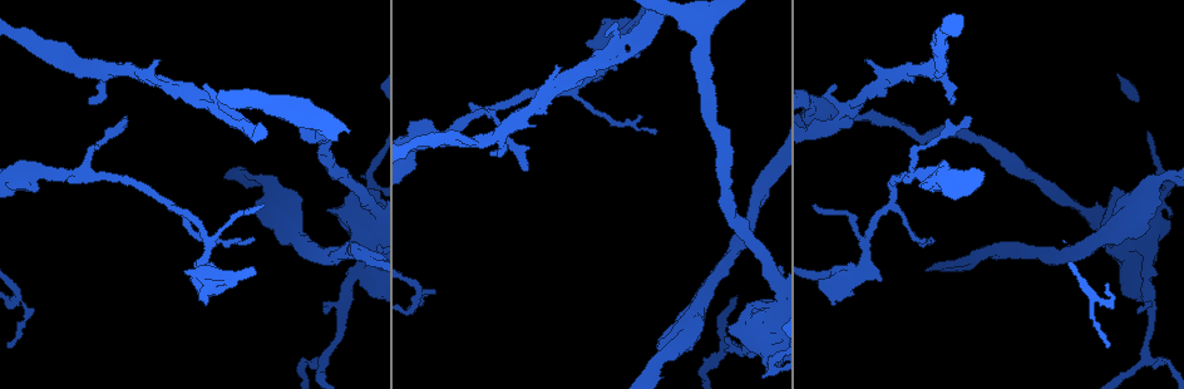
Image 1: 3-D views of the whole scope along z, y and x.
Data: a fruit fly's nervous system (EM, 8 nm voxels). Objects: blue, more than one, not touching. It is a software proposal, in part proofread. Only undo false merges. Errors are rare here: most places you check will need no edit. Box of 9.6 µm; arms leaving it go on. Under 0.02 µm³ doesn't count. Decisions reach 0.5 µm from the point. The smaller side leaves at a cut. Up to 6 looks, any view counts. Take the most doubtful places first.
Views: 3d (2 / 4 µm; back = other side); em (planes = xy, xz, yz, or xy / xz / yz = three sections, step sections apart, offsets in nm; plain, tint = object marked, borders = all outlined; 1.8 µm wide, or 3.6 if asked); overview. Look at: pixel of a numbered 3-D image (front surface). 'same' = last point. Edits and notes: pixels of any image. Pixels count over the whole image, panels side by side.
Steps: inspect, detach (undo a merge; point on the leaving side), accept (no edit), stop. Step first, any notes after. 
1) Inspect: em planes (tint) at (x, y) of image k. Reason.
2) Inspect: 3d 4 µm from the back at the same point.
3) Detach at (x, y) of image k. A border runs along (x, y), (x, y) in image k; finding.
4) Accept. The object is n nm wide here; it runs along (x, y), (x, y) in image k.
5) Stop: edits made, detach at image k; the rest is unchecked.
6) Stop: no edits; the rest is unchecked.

Inspect: em planes (tint) at (591, 64) of image 1. Side arm on a straight run.

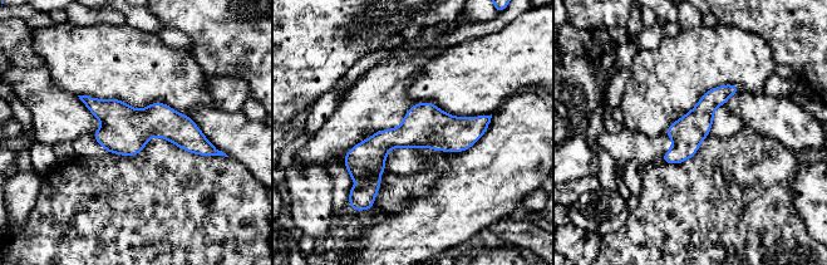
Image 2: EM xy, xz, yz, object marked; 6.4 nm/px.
Accept. It runs along (487, 119), (388, 138), (346, 161) in image 2; all the same neuron.

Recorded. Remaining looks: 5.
Inspect: 3d 4 µm at (863, 242) of image 1. Calibre changes.

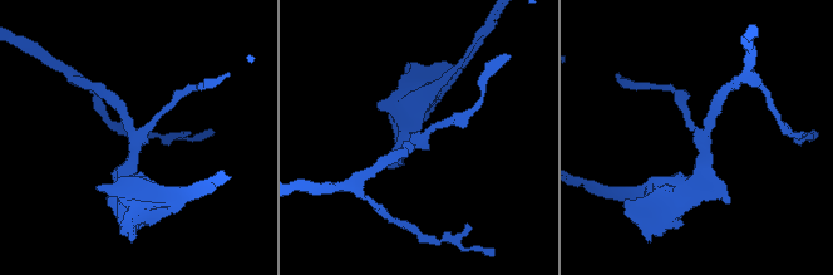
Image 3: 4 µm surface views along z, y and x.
Inspect: em planes (tint) at (134, 143) of image 3.

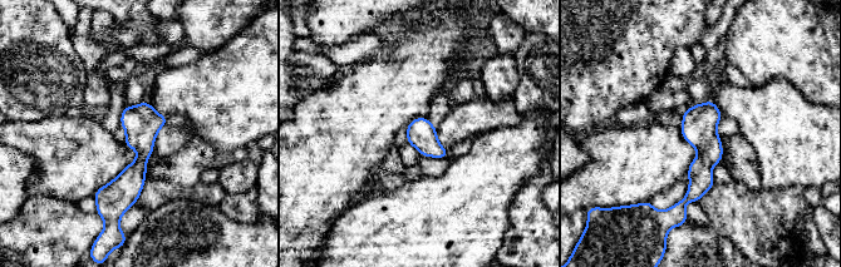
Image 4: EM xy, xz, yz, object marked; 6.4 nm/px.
Accept. It runs along (711, 104), (701, 182), (682, 208) in image 4; all the same neuron.

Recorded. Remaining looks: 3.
Inspect: 3d 2 µm at (369, 186) of image 1. Arms part here.

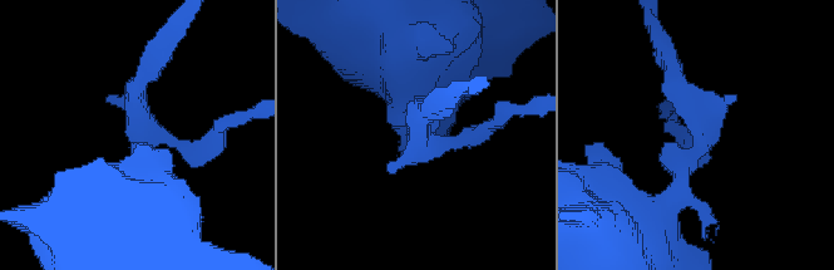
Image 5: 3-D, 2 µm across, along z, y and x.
Inspect: em planes (tint) at (424, 136) of image 5. Shape alone is not enough.

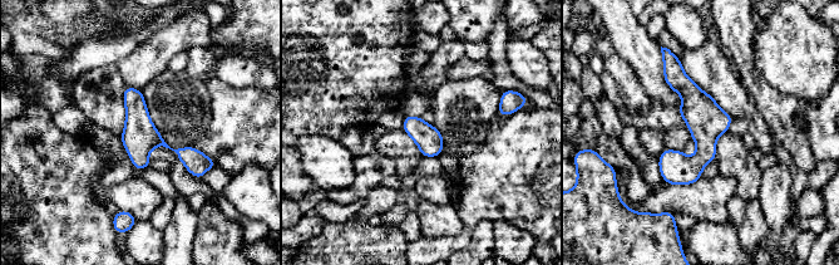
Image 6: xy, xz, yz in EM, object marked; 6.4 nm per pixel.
Accept. Continuous, no second neuron.

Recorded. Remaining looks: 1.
Stop: no edits; the rest is unchecked.

